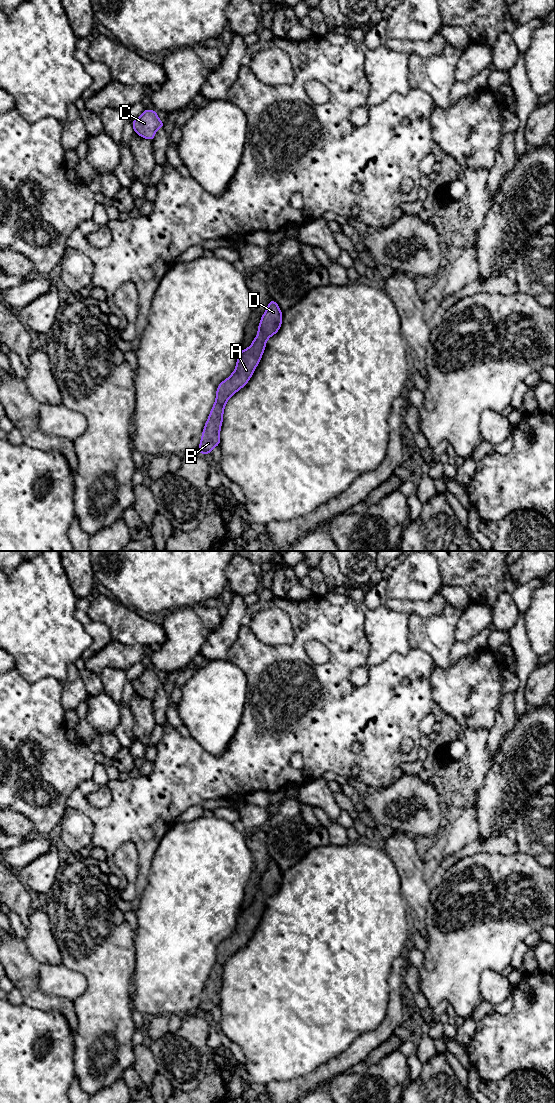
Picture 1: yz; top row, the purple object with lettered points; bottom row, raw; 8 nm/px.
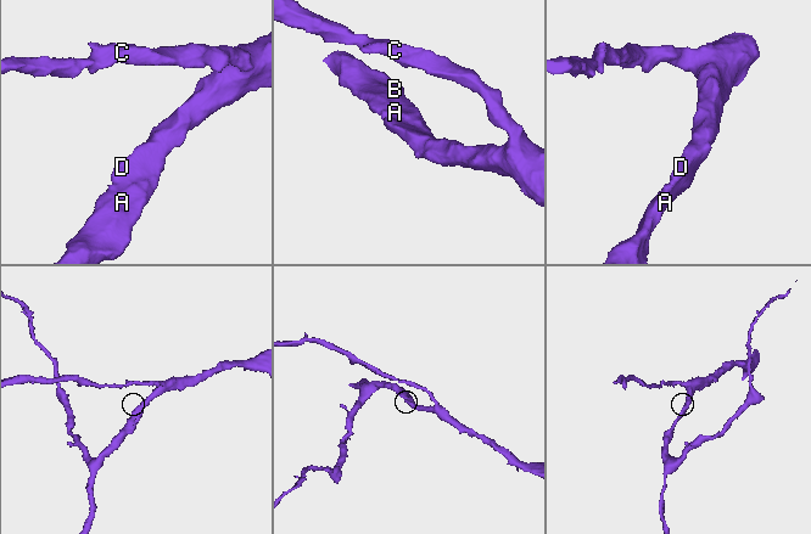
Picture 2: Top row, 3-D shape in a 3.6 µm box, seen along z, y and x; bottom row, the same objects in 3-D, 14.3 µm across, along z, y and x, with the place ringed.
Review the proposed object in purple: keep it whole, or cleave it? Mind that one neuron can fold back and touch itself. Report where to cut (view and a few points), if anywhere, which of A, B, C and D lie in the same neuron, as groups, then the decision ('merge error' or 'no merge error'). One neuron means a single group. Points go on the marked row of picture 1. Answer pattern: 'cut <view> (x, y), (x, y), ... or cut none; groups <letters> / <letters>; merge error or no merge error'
cut none; groups A B C D; no merge error

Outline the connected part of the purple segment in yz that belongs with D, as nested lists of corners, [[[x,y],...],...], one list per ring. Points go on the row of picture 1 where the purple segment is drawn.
[[[270,299],[261,317],[258,334],[247,349],[242,349],[233,373],[217,387],[216,400],[205,423],[198,452],[206,455],[220,445],[220,429],[223,422],[224,407],[237,391],[244,387],[258,366],[266,347],[266,341],[276,334],[282,324],[283,313],[278,304]]]

